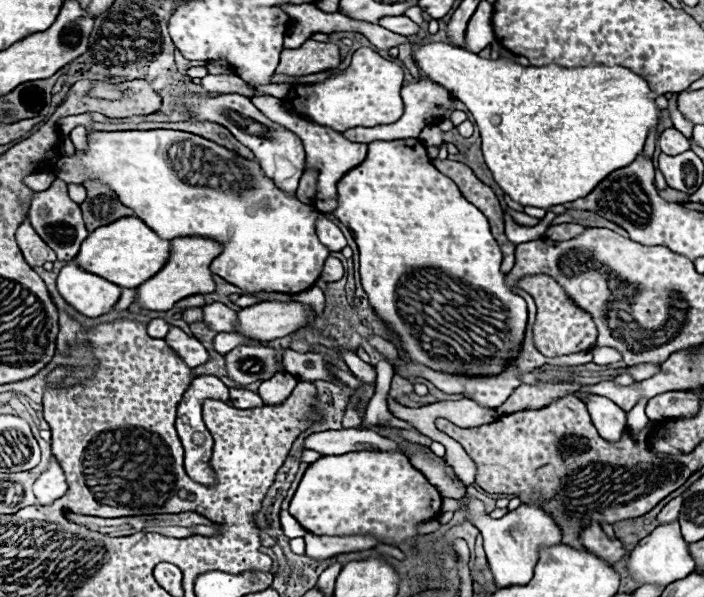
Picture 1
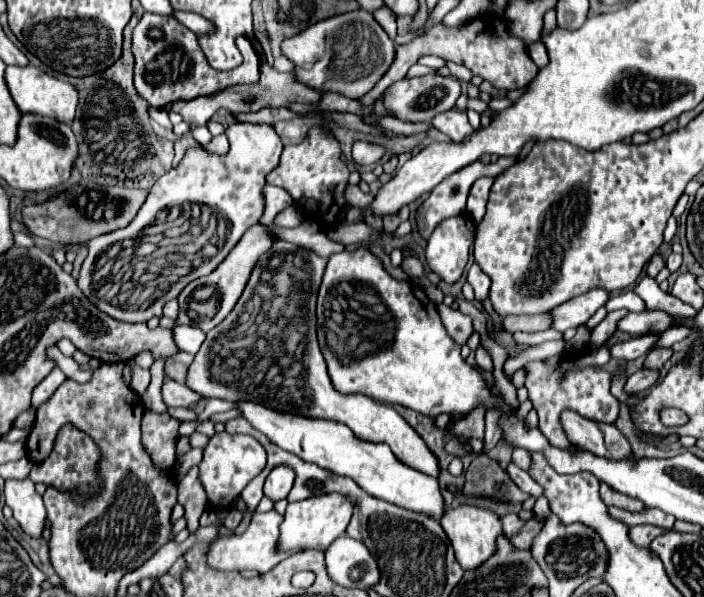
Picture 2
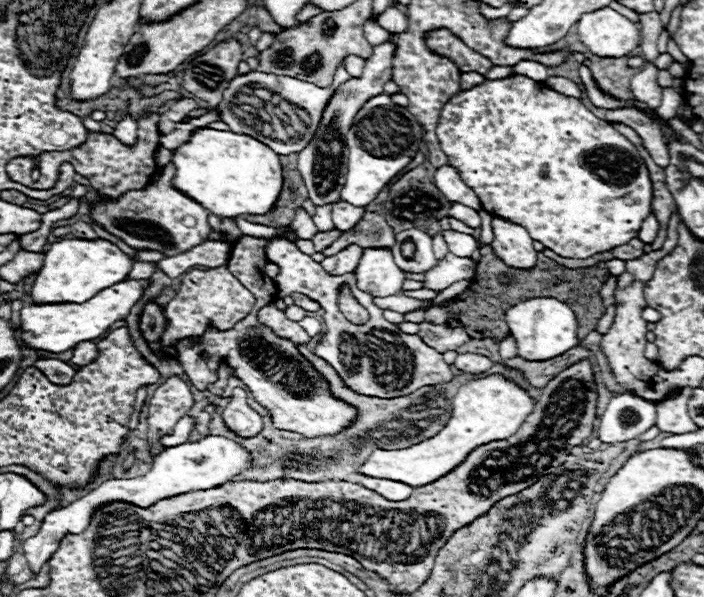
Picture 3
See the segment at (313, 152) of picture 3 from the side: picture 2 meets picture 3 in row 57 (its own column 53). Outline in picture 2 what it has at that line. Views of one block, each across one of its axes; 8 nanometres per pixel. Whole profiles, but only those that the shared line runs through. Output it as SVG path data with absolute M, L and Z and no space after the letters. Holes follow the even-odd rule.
M54 368L54 370L34 388L34 392L32 392L32 406L38 408L40 404L44 404L44 402L56 392L56 388L58 388L64 380L66 380L64 372L62 372L60 368Z

